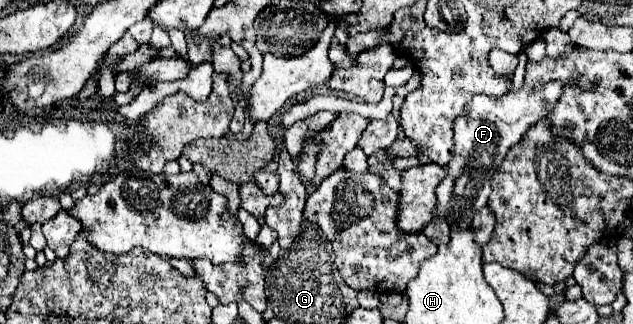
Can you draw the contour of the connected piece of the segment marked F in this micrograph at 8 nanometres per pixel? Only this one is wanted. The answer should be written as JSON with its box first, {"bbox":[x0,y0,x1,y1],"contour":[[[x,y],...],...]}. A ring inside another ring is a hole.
{"bbox":[436,80,562,230],"contour":[[[556,80],[546,84],[540,92],[522,86],[520,90],[508,92],[502,98],[474,96],[468,102],[468,116],[458,118],[454,124],[456,146],[452,160],[446,164],[446,176],[436,190],[436,218],[444,218],[448,226],[458,226],[462,230],[470,228],[474,214],[488,202],[492,174],[498,170],[508,150],[524,136],[524,132],[554,108],[562,96],[562,88],[562,80]],[[460,178],[466,180],[464,190],[456,190],[456,182]]]}

